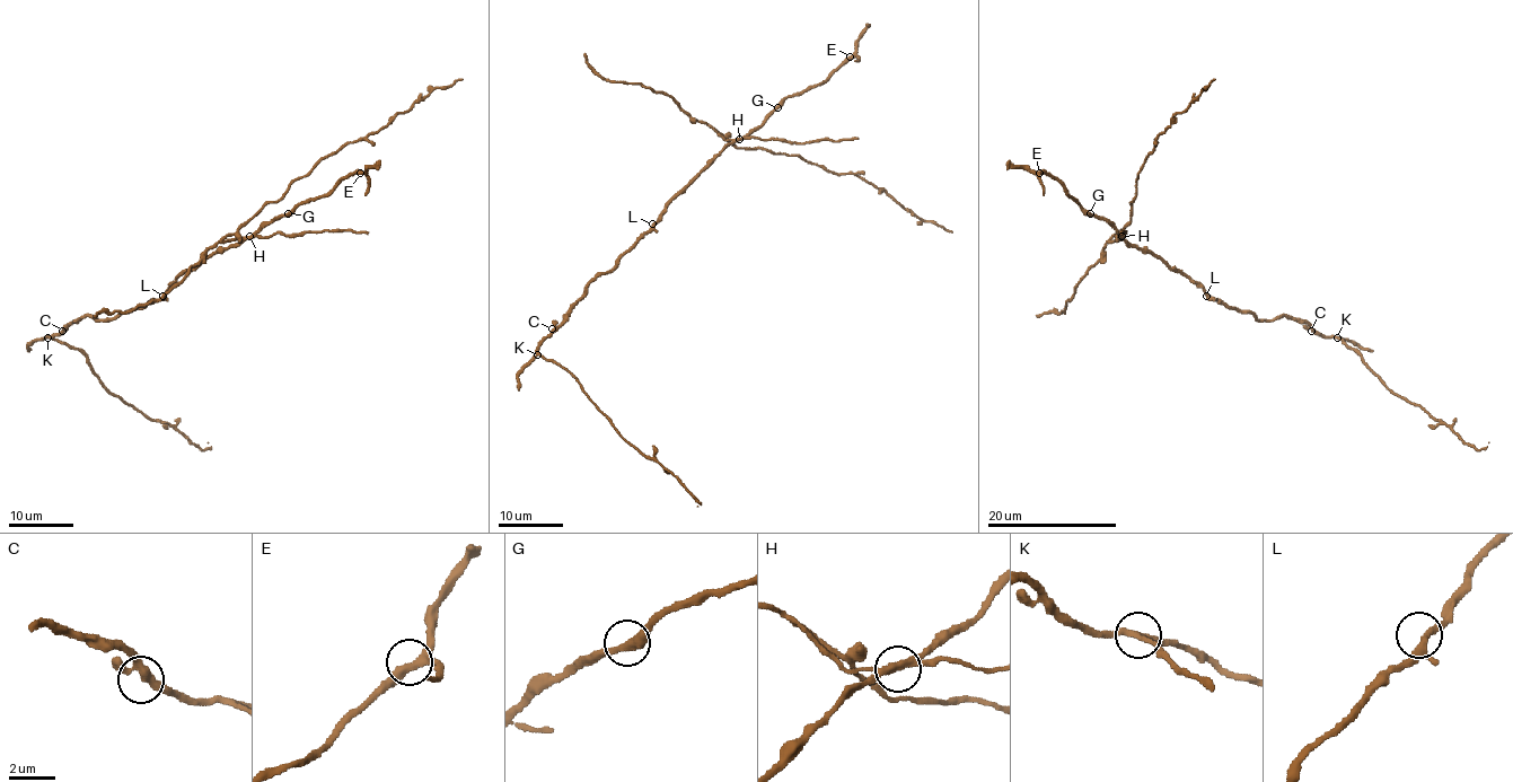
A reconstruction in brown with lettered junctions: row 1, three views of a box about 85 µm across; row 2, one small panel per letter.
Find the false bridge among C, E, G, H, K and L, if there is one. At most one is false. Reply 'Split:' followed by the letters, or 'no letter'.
Split: H

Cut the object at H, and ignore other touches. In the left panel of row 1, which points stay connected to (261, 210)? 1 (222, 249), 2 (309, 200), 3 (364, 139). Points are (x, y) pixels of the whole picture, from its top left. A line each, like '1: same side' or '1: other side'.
1: other side
2: other side
3: same side

